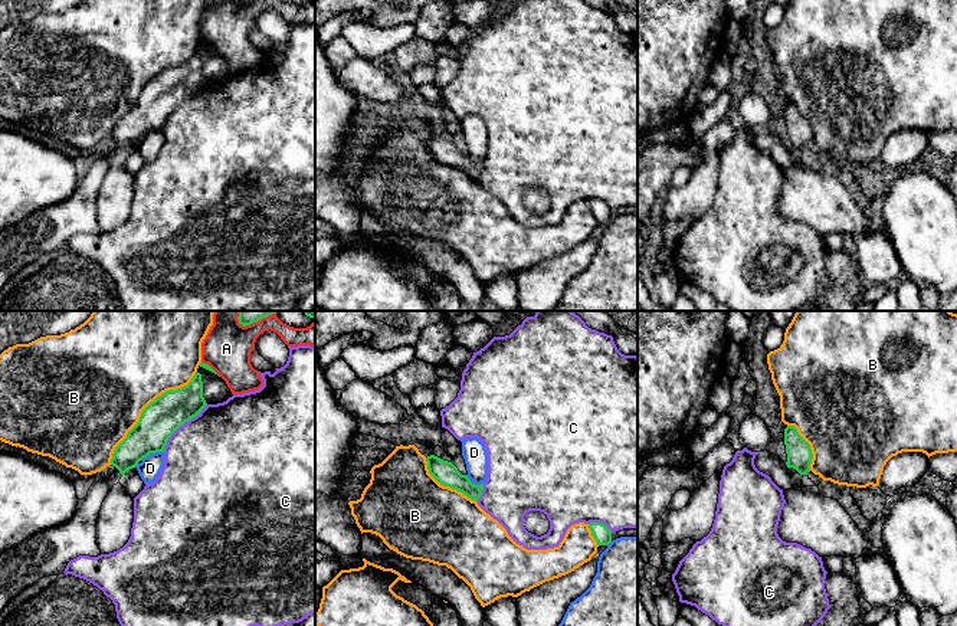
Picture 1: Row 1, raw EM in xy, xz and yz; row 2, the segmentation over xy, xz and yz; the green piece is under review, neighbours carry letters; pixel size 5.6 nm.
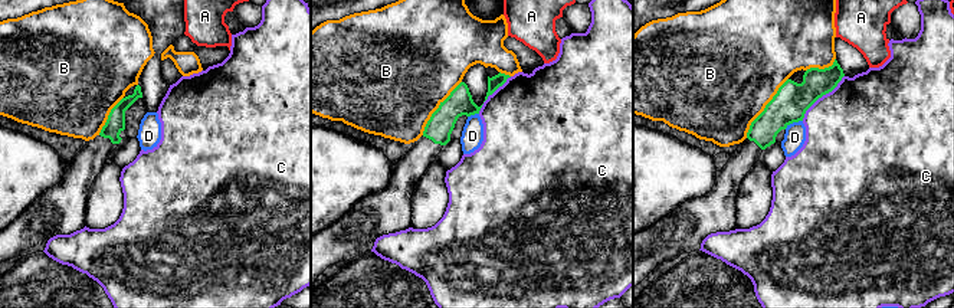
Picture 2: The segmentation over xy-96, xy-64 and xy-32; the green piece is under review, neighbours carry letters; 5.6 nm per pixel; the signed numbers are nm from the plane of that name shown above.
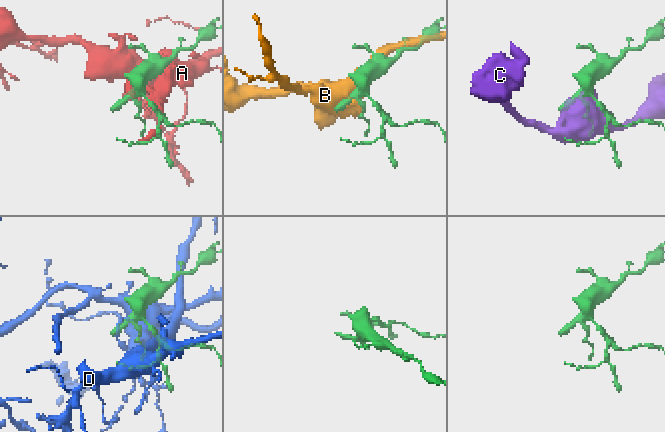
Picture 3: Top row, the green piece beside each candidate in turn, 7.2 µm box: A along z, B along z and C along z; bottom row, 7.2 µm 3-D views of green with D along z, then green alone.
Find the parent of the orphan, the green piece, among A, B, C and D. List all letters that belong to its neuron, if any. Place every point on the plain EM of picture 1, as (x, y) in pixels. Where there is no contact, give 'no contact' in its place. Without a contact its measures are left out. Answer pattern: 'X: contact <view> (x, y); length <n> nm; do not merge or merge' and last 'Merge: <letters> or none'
A: contact xy (210, 45); length 140 nm; do not merge
B: contact xy (144, 87); length 700 nm; do not merge
C: contact xy (182, 102); length 360 nm; do not merge
D: contact xy (151, 130); length 140 nm; do not merge
Merge: none

